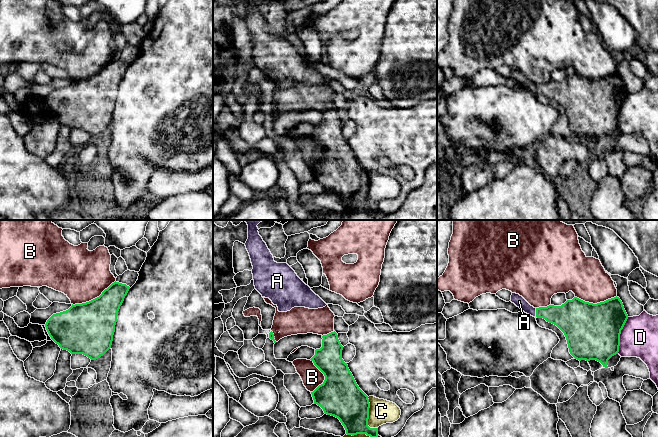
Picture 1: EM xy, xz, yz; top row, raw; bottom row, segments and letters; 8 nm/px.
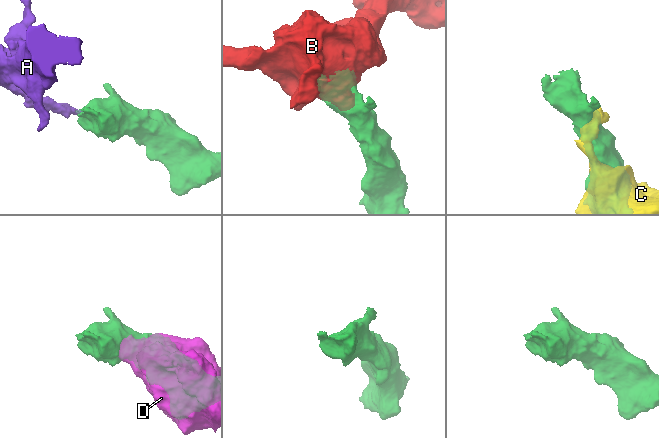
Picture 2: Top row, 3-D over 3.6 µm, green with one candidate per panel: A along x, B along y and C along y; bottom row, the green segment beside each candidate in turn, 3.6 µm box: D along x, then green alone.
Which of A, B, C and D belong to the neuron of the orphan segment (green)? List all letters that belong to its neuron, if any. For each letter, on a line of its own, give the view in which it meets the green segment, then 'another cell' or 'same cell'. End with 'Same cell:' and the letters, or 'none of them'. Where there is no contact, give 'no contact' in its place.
A: meets green in yz; same cell
B: meets green in xy; another cell
C: meets green in xz; another cell
D: meets green in yz; another cell
Same cell: A

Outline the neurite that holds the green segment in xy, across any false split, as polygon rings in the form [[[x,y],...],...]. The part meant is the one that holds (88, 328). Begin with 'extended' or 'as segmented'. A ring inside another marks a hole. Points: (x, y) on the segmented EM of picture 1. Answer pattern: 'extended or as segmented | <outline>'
as segmented | [[[115,281],[99,297],[53,314],[45,324],[49,336],[71,354],[100,358],[111,348],[118,311],[129,289]]]

